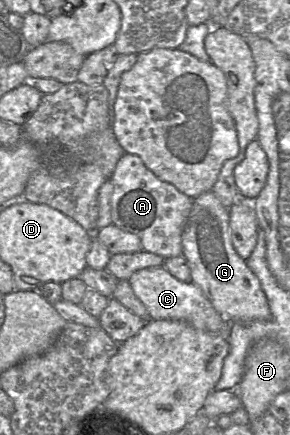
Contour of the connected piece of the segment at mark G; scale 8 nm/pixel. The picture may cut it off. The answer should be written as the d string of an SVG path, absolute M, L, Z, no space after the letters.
M212 191L193 199L182 232L182 255L191 271L191 281L211 302L213 308L230 322L249 323L271 318L267 298L260 281L235 251L229 229L229 210Z

